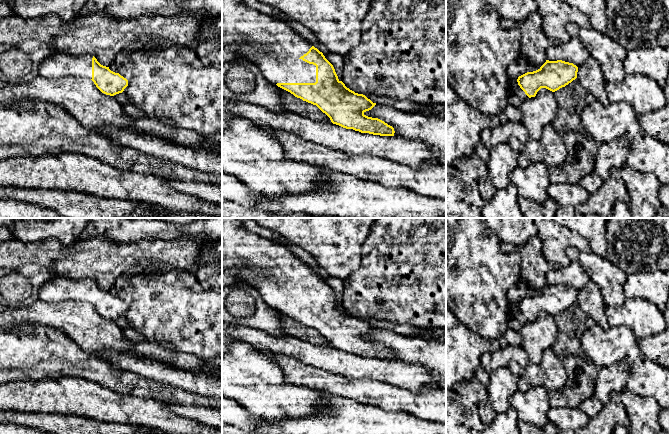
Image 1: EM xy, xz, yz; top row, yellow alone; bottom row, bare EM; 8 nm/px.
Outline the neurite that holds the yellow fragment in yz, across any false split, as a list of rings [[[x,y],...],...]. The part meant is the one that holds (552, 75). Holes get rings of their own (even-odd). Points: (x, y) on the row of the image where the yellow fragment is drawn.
[[[562,60],[546,62],[536,71],[518,77],[517,82],[525,94],[535,97],[541,88],[552,92],[565,87],[577,78],[578,67]]]

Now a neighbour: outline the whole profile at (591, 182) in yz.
[[[593,170],[580,180],[580,185],[589,193],[595,193],[603,184],[604,180]]]

